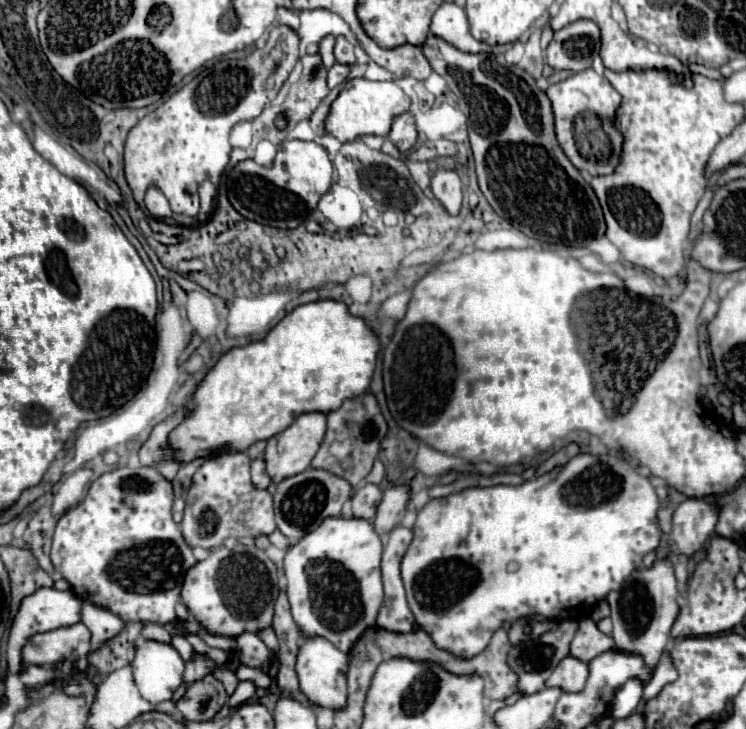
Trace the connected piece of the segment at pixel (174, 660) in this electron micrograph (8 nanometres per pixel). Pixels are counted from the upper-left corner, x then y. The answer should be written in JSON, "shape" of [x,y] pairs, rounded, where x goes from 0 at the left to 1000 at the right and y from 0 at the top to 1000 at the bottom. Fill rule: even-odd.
{"shape":[[[193,879],[193,885],[182,888],[177,920],[188,953],[206,967],[228,962],[247,934],[244,901],[231,885],[212,879]]]}

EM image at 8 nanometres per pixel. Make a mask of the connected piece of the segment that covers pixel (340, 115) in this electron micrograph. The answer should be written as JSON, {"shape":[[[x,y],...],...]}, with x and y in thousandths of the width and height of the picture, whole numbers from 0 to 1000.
{"shape":[[[488,106],[464,111],[456,130],[448,136],[437,160],[437,182],[450,188],[456,196],[475,193],[488,185],[520,185],[525,163],[550,150],[547,130],[525,111],[493,111]]]}

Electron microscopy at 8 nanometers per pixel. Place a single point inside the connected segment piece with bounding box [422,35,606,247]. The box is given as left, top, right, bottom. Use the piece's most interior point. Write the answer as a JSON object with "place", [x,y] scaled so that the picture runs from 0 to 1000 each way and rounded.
{"place":[706,246]}

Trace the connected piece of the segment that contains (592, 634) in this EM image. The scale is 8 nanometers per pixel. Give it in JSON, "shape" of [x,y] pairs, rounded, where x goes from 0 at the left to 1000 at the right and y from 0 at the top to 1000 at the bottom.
{"shape":[[[780,849],[777,860],[767,877],[764,885],[764,898],[788,909],[794,907],[799,898],[815,893],[815,890],[826,890],[823,888],[823,877],[810,871],[807,866],[802,866],[799,855],[794,849]]]}

